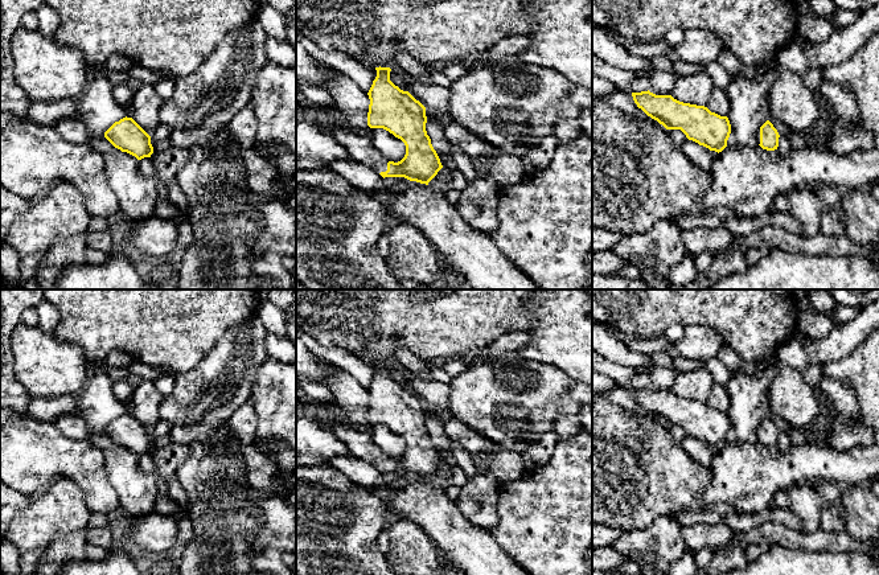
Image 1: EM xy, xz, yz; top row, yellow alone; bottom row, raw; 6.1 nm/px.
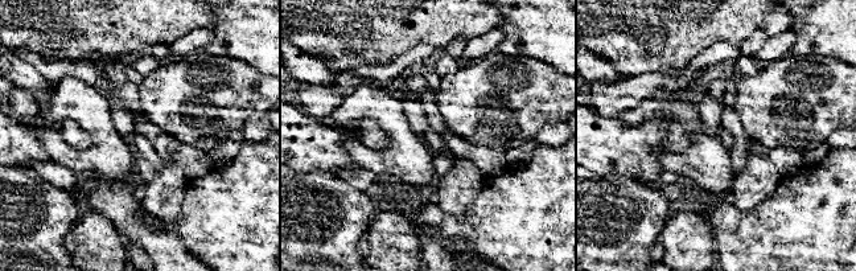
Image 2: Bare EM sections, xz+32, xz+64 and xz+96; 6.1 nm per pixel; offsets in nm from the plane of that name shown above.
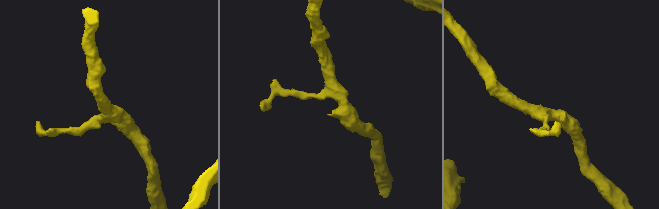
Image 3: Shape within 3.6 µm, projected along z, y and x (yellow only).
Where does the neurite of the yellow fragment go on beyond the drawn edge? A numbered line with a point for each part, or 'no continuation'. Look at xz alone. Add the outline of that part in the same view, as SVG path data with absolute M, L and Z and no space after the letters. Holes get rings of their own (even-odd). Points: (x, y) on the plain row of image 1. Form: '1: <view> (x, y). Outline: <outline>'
1: xz (358, 440). Outline: M299 402L297 403L304 412L307 412L315 422L320 423L325 428L330 430L348 445L353 456L365 460L374 465L377 469L387 467L389 456L382 453L373 443L371 435L366 428L357 428L349 422L332 420L325 414L323 403Z

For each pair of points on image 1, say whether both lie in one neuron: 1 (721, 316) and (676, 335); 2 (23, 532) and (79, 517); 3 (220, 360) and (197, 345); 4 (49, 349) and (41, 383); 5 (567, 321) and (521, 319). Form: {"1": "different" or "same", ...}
{"1": "different", "2": "same", "3": "different", "4": "same", "5": "different"}

